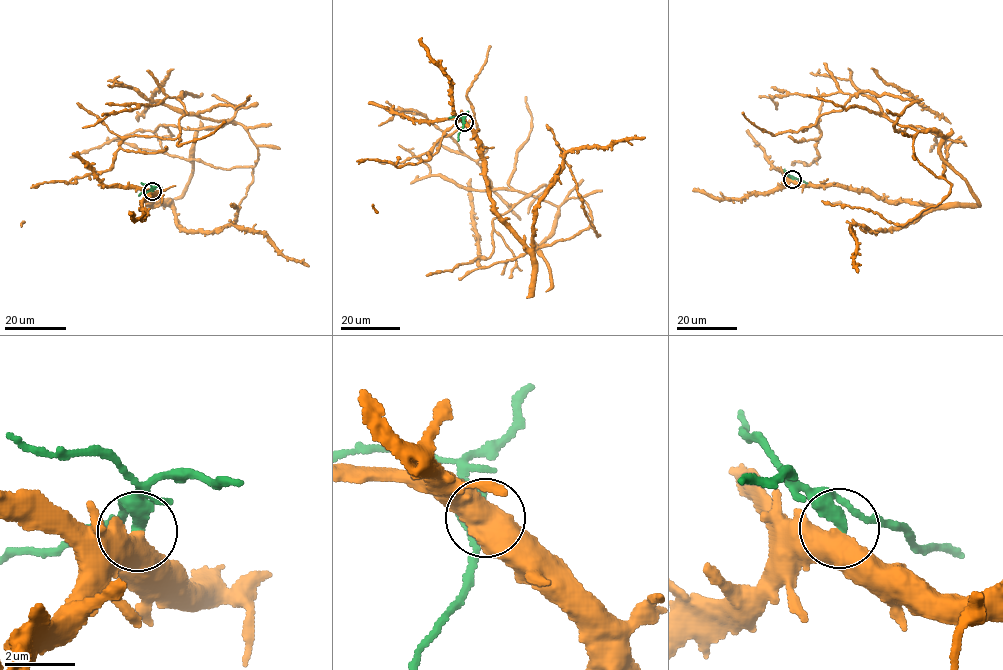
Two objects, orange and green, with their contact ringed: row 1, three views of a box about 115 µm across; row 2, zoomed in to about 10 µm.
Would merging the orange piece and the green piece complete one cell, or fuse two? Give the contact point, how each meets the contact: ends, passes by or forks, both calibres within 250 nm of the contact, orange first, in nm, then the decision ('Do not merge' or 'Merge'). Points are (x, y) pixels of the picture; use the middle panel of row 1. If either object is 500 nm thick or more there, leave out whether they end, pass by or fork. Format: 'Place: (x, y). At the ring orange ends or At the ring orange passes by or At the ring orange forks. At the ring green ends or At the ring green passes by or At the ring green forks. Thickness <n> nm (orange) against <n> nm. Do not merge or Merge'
Place: (464, 122). At the ring orange passes by. At the ring green passes by. Thickness 460 nm (orange) against 300 nm. Do not merge

